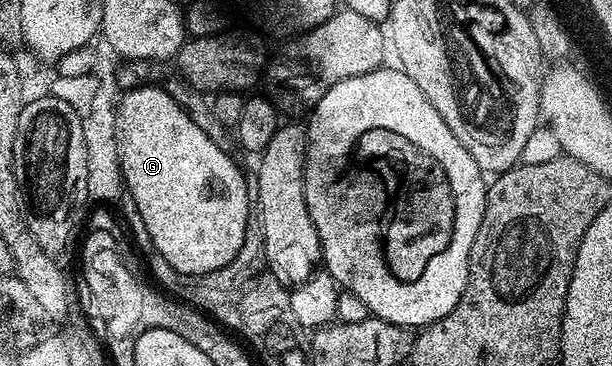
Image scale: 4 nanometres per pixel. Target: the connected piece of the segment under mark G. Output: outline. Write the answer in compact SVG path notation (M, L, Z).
M140 85L119 98L116 146L126 193L136 204L135 212L149 232L153 250L160 253L170 267L184 273L216 272L238 255L246 232L248 197L245 174L232 162L233 154L222 151L171 97L167 88Z

